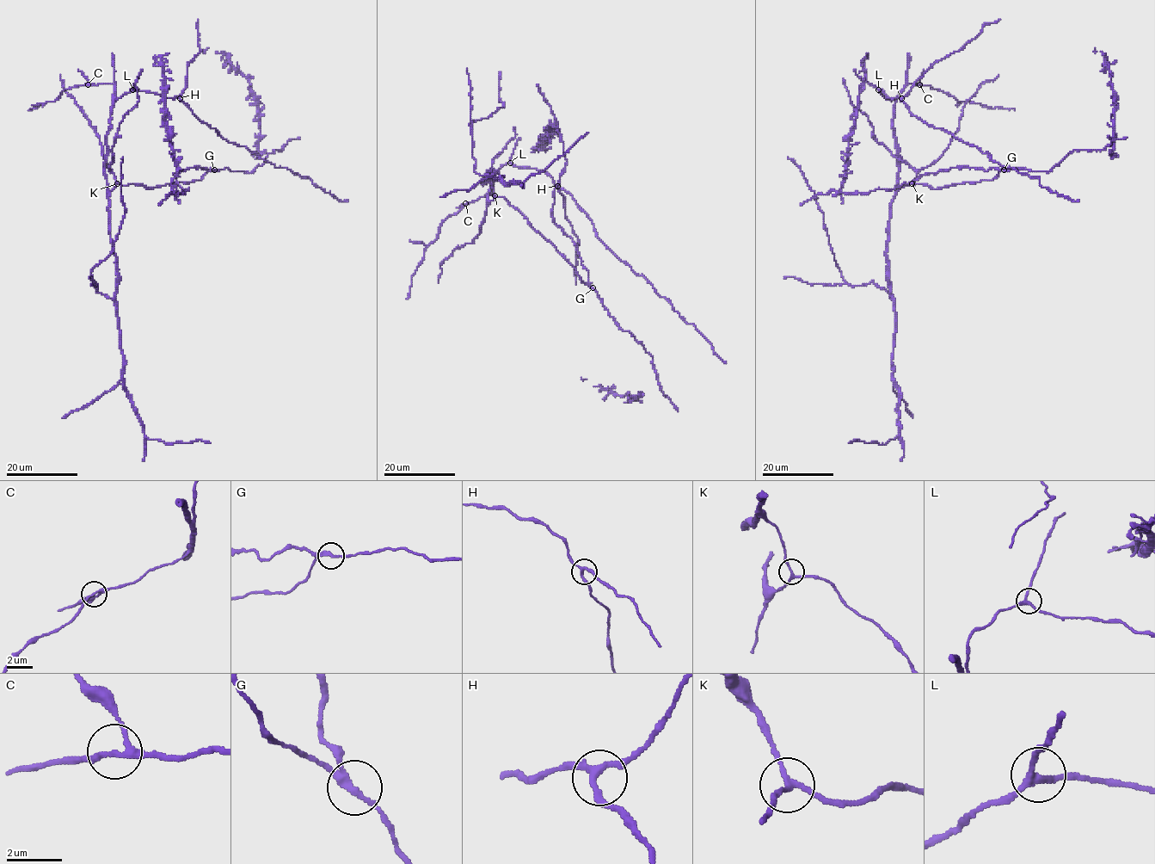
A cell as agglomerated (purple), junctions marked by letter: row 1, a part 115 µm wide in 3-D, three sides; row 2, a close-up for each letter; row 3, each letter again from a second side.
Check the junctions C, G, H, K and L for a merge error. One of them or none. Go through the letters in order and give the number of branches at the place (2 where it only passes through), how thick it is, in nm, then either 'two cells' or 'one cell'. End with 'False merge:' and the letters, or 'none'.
C: branches 3; calibre 190 nm; one cell
G: branches 3; calibre 200 nm; two cells
H: branches 3; calibre 200 nm; one cell
K: branches 3; calibre 160 nm; one cell
L: branches 3; calibre 220 nm; one cell
False merge: G

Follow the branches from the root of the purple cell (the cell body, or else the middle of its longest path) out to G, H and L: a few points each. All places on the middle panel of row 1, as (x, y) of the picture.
G: (498, 196), (504, 197), (564, 257), (580, 280), (592, 287)
H: (498, 196), (486, 179), (482, 183), (488, 176), (491, 180), (493, 173), (507, 163), (544, 171), (557, 186)
L: (498, 196), (486, 179), (482, 183), (488, 176), (491, 180), (495, 170), (510, 163)

